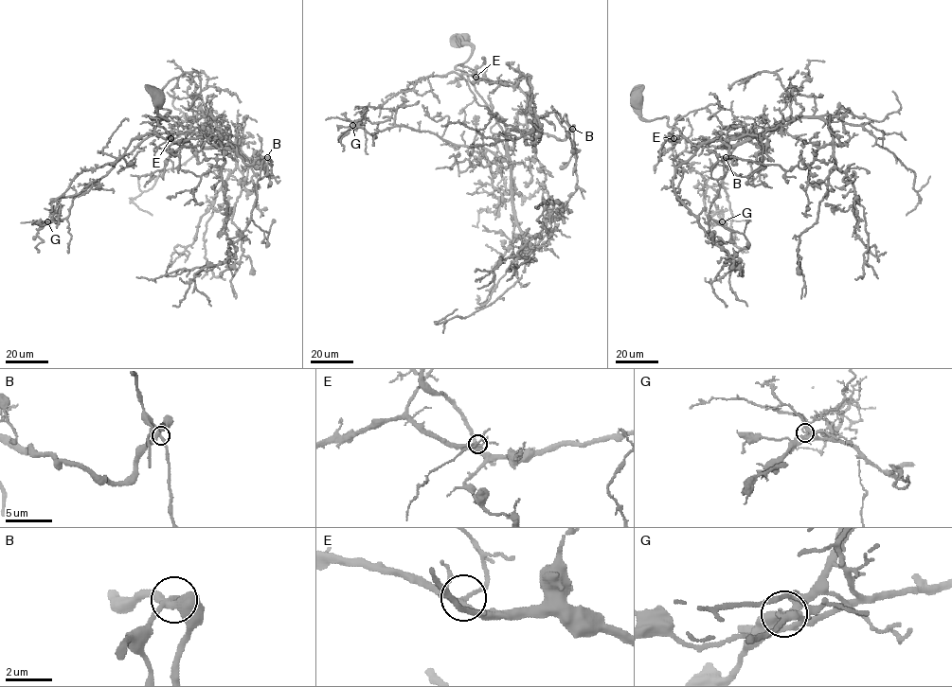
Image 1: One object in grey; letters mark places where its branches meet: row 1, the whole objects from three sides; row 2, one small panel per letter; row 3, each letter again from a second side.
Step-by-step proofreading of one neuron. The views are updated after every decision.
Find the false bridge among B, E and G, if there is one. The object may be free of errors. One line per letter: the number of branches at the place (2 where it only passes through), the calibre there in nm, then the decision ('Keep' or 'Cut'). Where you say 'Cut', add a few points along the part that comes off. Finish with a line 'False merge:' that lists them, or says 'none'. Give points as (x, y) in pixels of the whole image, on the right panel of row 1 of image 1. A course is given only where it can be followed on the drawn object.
B: Branches: 4. Thickness 280 nm. Keep
E: Branches: 4. Thickness 300 nm. Keep
G: Branches: 4. Thickness 320 nm. Cut. Course of the part to remove: (722, 221), (722, 214), (713, 199), (720, 196), (705, 179)
False merge: G

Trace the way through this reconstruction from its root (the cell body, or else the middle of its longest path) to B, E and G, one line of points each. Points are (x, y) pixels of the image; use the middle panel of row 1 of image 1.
B: (463, 39), (471, 56), (456, 68), (466, 73), (505, 135), (511, 130), (538, 130), (564, 139), (572, 129)
E: (463, 39), (471, 56), (456, 68), (466, 73), (505, 135), (524, 131), (527, 96), (511, 82), (476, 77)
G: (463, 39), (471, 56), (456, 68), (466, 73), (502, 130), (504, 156), (404, 126), (372, 135), (352, 125)

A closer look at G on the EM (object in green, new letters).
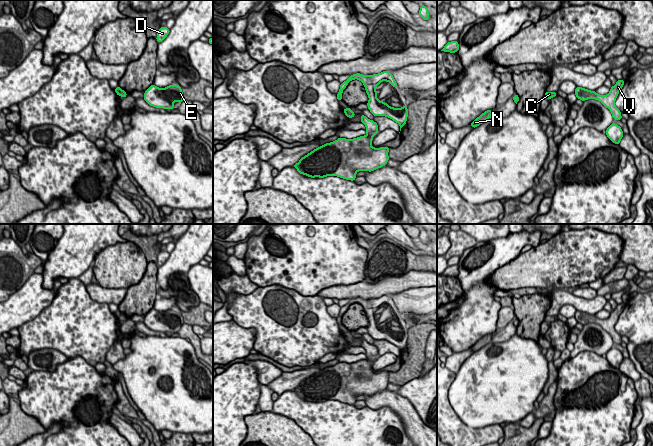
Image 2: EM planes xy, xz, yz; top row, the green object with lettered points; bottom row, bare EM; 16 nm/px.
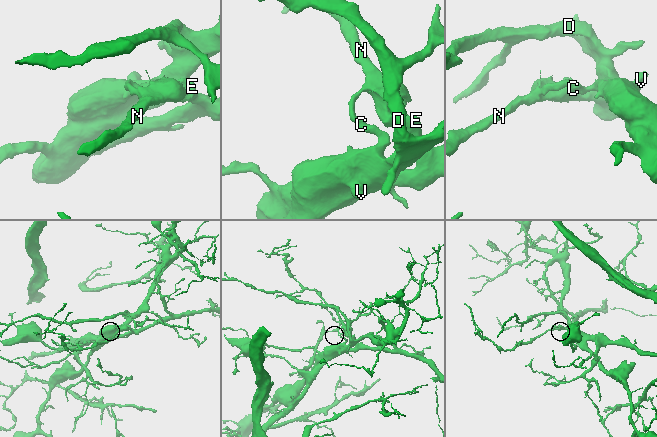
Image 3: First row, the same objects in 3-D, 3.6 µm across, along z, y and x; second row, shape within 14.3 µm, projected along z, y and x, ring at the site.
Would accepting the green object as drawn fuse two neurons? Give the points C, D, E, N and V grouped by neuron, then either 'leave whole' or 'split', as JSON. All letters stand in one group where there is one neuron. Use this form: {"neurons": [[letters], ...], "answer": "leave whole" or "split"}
{"neurons": [["C", "D", "V"], ["E", "N"]], "answer": "split"}

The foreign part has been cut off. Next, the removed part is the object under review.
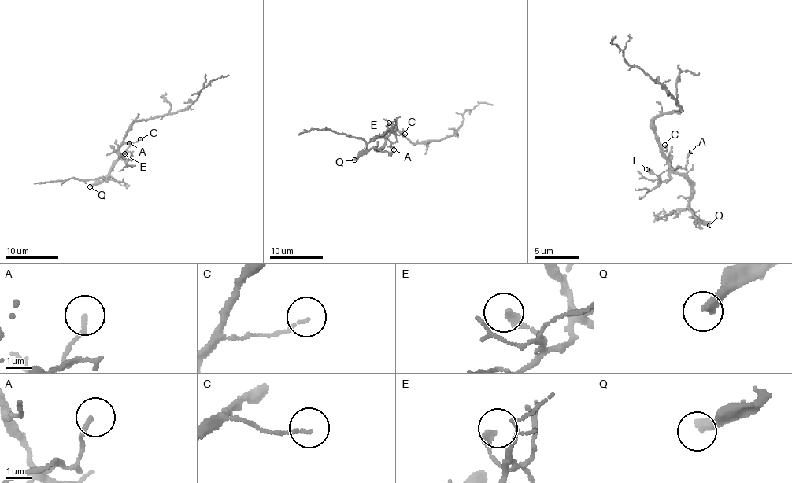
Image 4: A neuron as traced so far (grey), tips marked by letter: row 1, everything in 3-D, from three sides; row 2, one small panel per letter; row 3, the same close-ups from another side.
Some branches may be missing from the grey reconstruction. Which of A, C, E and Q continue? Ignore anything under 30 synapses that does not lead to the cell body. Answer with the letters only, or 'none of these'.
Q

